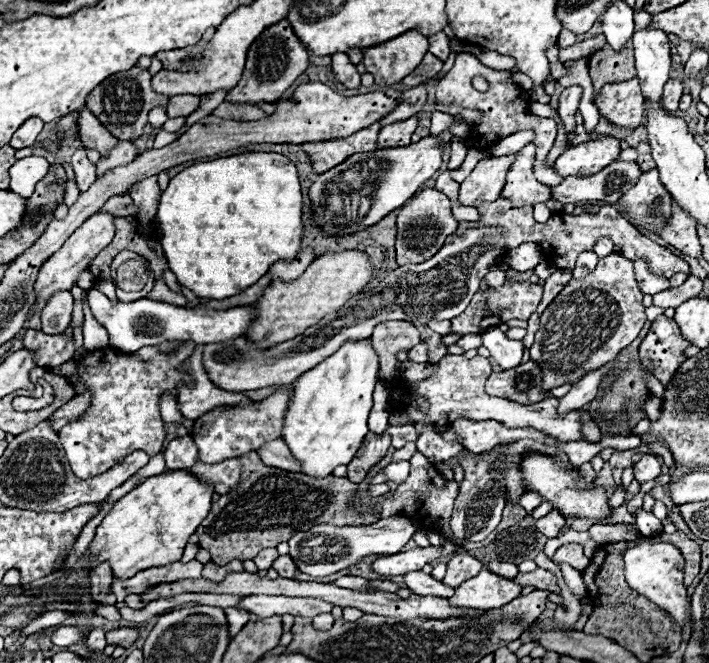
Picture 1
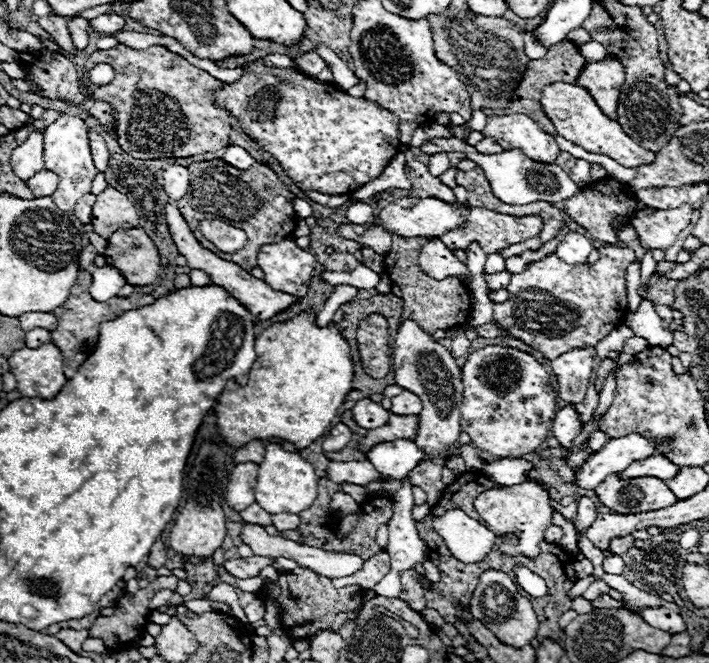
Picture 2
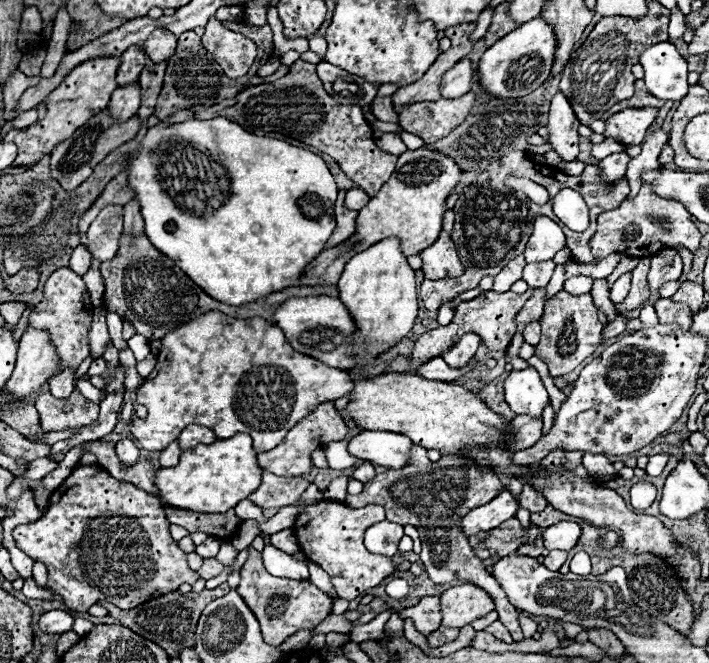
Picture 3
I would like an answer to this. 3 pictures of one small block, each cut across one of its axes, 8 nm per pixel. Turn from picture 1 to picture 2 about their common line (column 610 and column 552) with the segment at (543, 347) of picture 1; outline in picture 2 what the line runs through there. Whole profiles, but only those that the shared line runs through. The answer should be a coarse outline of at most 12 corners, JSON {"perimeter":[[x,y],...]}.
{"perimeter":[[634,252],[512,274],[494,320],[548,360],[624,322]]}

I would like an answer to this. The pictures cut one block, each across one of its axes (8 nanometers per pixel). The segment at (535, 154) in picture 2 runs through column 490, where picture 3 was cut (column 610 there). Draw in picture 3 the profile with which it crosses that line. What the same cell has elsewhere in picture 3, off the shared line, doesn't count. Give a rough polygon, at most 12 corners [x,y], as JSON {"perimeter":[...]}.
{"perimeter":[[626,108],[606,120],[604,138],[636,146],[658,116]]}

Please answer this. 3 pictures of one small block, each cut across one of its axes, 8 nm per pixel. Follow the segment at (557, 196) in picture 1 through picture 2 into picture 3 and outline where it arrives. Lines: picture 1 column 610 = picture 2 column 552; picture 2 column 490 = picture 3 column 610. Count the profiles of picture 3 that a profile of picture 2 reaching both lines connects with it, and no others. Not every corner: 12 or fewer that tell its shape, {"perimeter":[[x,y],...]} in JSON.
{"perimeter":[[616,152],[598,162],[600,182],[614,186],[626,178],[628,154]]}

